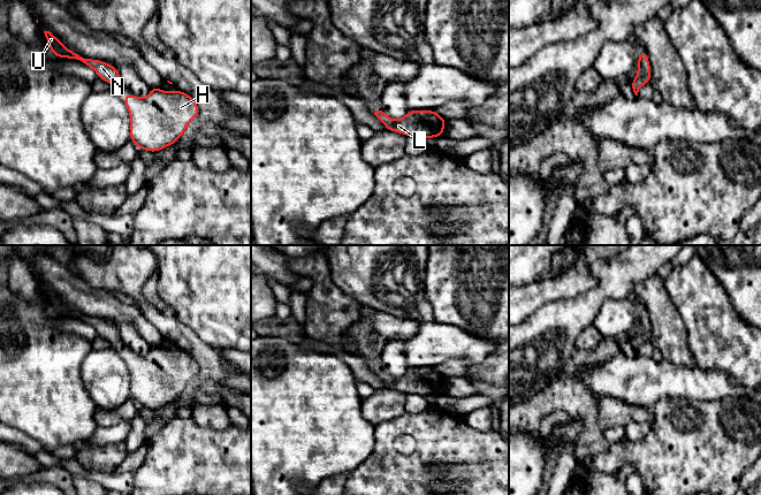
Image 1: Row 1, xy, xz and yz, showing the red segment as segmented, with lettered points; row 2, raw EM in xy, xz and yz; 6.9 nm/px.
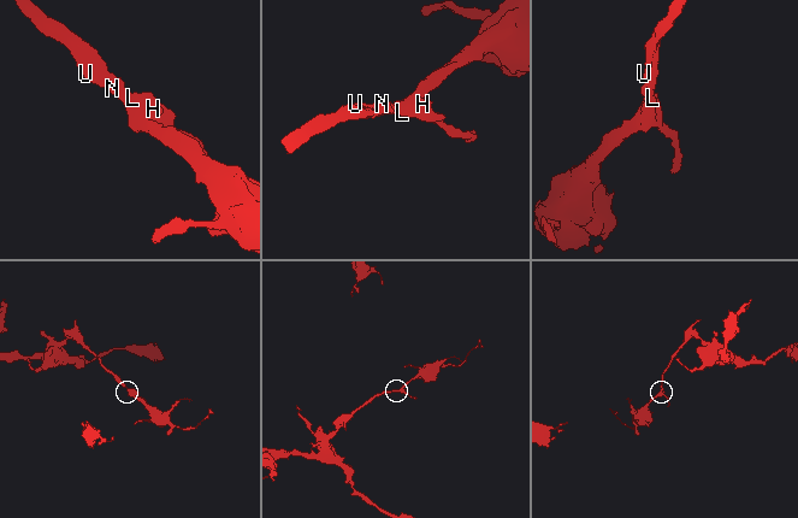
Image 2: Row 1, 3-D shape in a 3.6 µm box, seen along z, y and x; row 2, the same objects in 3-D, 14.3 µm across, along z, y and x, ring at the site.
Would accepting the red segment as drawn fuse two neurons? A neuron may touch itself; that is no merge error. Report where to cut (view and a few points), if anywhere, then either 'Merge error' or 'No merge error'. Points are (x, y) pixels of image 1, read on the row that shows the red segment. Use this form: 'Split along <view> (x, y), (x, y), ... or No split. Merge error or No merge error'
No split. No merge error

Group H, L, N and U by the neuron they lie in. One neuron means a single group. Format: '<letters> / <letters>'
H L N U

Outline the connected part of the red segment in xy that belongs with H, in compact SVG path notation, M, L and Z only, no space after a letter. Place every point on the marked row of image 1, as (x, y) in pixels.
M154 87L145 98L128 93L123 102L130 115L130 140L150 152L173 145L199 113L196 101L180 90Z

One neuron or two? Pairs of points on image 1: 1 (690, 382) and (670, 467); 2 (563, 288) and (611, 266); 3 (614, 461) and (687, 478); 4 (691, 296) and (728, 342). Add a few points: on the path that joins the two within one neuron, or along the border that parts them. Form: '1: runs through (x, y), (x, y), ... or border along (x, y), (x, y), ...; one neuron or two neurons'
1: border along (660, 398), (675, 397), (713, 401); two neurons
2: border along (592, 259), (591, 273), (596, 283), (576, 296); two neurons
3: runs through (632, 456), (652, 456), (669, 459); one neuron
4: runs through (702, 307), (708, 313), (716, 330); one neuron

